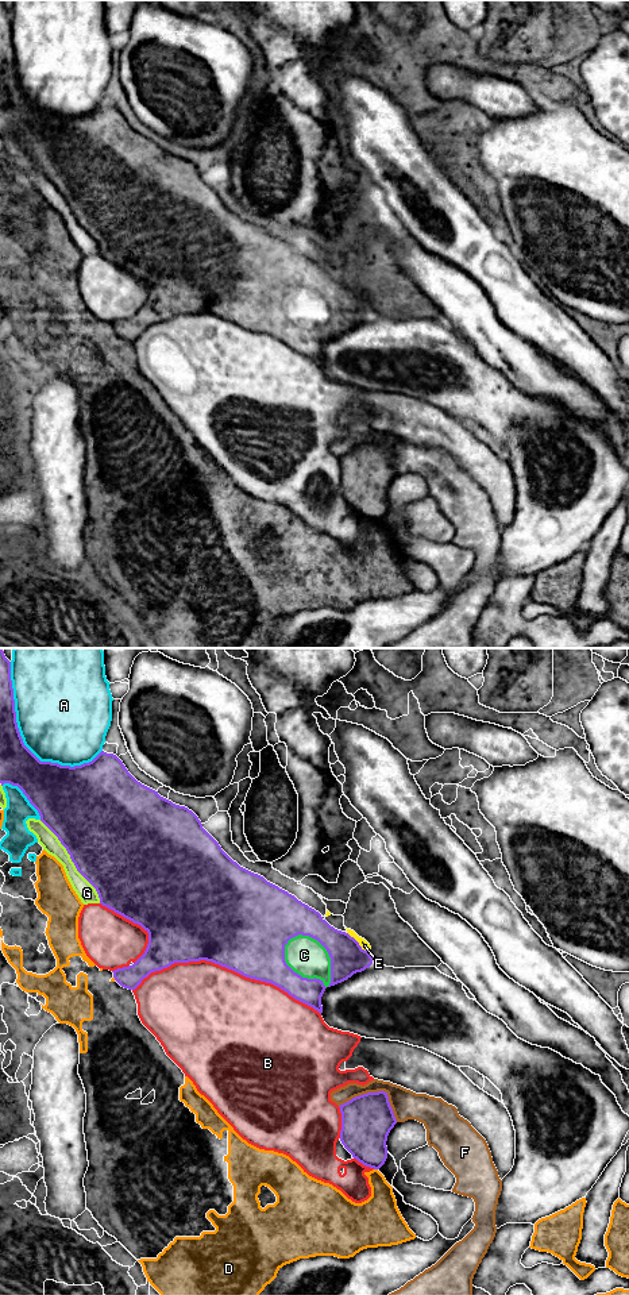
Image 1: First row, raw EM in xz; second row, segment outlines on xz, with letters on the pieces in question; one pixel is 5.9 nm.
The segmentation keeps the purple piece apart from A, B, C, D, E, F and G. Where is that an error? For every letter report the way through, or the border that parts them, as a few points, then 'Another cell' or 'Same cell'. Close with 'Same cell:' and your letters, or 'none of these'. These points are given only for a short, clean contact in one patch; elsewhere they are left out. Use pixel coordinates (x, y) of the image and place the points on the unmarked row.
A: Another cell
B: Another cell
C: Same cell
D: Another cell
E: Path across: xz (347, 309), (348, 304), (358, 295), (365, 297). Same cell
F: Boundary: xz (339, 458), (355, 448), (384, 443), (397, 473). Another cell
G: Another cell
Same cell: C, E

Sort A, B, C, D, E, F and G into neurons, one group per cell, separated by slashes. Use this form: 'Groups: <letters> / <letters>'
Groups: A / B F / C E / D / G

